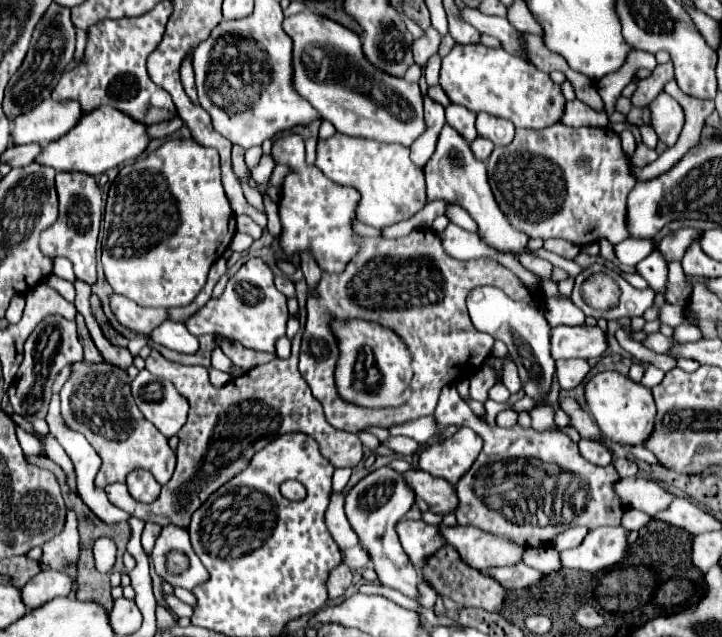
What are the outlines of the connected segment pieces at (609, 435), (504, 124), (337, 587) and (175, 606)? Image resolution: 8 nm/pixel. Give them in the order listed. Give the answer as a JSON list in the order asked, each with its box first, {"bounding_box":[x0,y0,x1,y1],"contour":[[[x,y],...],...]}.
[{"bounding_box":[586,371,656,447],"contour":[[[604,371],[596,375],[592,381],[588,381],[586,401],[602,435],[606,435],[606,439],[614,443],[622,443],[630,447],[642,445],[654,431],[656,405],[654,405],[654,397],[650,389],[642,387],[640,383],[634,383],[632,379],[616,371]]]},{"bounding_box":[476,113,514,145],"contour":[[[478,113],[476,129],[486,139],[494,141],[494,145],[508,145],[514,139],[514,125],[508,119],[494,117],[488,113]]]},{"bounding_box":[326,563,352,599],"contour":[[[340,563],[338,567],[334,567],[328,573],[328,579],[326,579],[326,589],[328,589],[330,599],[336,599],[336,597],[344,595],[346,589],[350,587],[350,583],[352,583],[352,571],[350,571],[350,567],[346,567],[344,563]]]},{"bounding_box":[164,593,192,617],"contour":[[[166,593],[166,595],[164,595],[164,603],[166,603],[166,607],[168,607],[176,617],[192,617],[192,607],[186,605],[186,603],[182,603],[178,597]]]}]

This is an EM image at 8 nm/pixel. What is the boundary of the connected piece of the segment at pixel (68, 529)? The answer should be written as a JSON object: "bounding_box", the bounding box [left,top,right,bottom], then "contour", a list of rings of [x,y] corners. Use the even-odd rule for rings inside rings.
{"bounding_box":[42,509,78,569],"contour":[[[72,509],[66,513],[66,523],[60,535],[44,543],[42,547],[42,569],[62,569],[66,563],[78,559],[78,519]]]}

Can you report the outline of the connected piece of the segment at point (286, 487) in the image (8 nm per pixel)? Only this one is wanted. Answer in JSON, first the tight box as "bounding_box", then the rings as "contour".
{"bounding_box":[281,480,306,501],"contour":[[[289,480],[281,484],[281,494],[291,501],[303,500],[306,496],[305,487],[300,485],[300,482],[296,480]]]}

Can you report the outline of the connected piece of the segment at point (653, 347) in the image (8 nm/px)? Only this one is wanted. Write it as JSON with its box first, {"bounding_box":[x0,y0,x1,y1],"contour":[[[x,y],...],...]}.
{"bounding_box":[642,333,674,353],"contour":[[[648,333],[646,339],[642,341],[642,345],[648,347],[650,351],[654,351],[654,353],[664,353],[664,351],[668,351],[668,347],[670,347],[672,343],[674,343],[674,341],[672,341],[670,337],[664,337],[662,333]]]}

